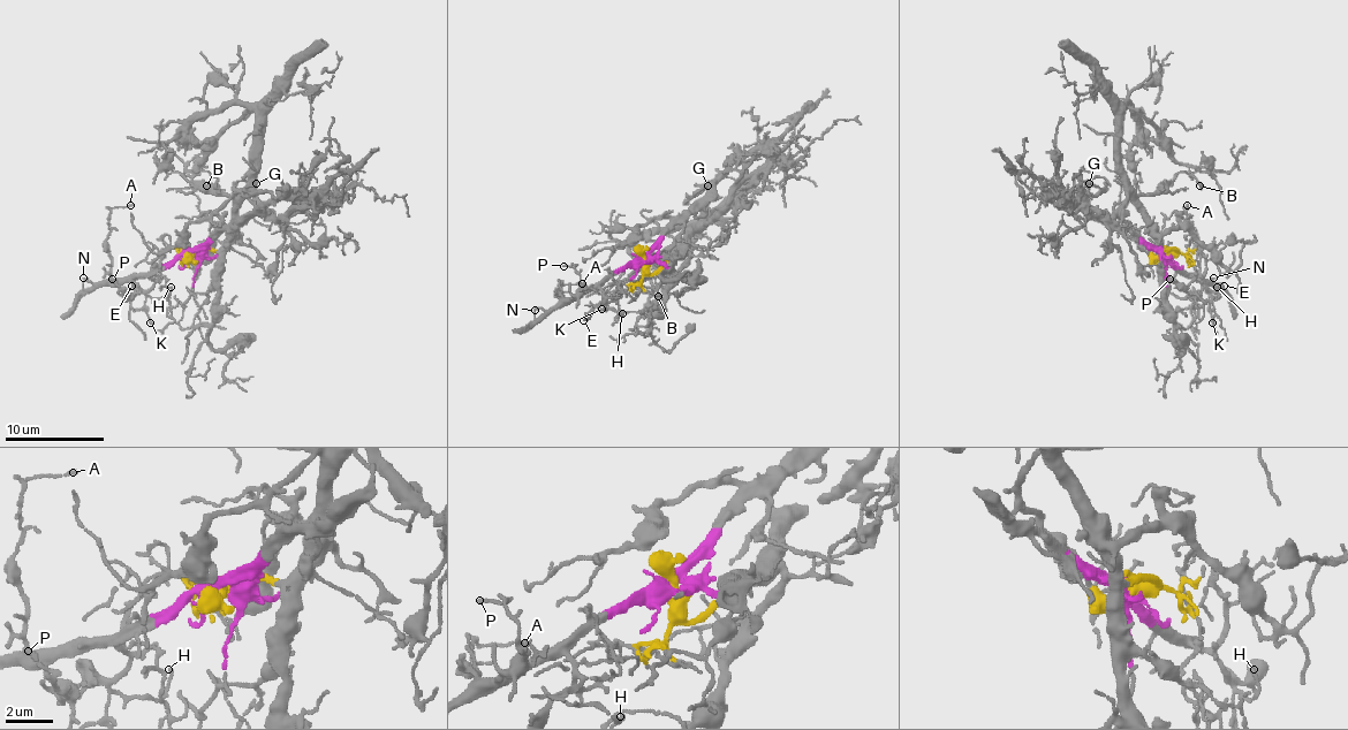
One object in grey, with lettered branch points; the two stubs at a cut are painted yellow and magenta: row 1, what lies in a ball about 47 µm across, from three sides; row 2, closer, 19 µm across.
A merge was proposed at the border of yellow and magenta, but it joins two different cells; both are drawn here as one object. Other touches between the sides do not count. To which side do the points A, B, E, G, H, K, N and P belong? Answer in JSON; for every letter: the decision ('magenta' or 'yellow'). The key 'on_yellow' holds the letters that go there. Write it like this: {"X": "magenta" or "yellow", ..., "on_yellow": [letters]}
{"A": "magenta", "B": "yellow", "E": "magenta", "G": "magenta", "H": "magenta", "K": "magenta", "N": "magenta", "P": "magenta", "on_yellow": ["B"]}

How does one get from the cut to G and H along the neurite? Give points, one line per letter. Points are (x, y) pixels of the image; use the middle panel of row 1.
G: (644, 261), (654, 244), (724, 175), (694, 192), (698, 195), (709, 185)
H: (644, 261), (627, 264), (603, 283), (605, 298), (600, 309), (622, 313)

